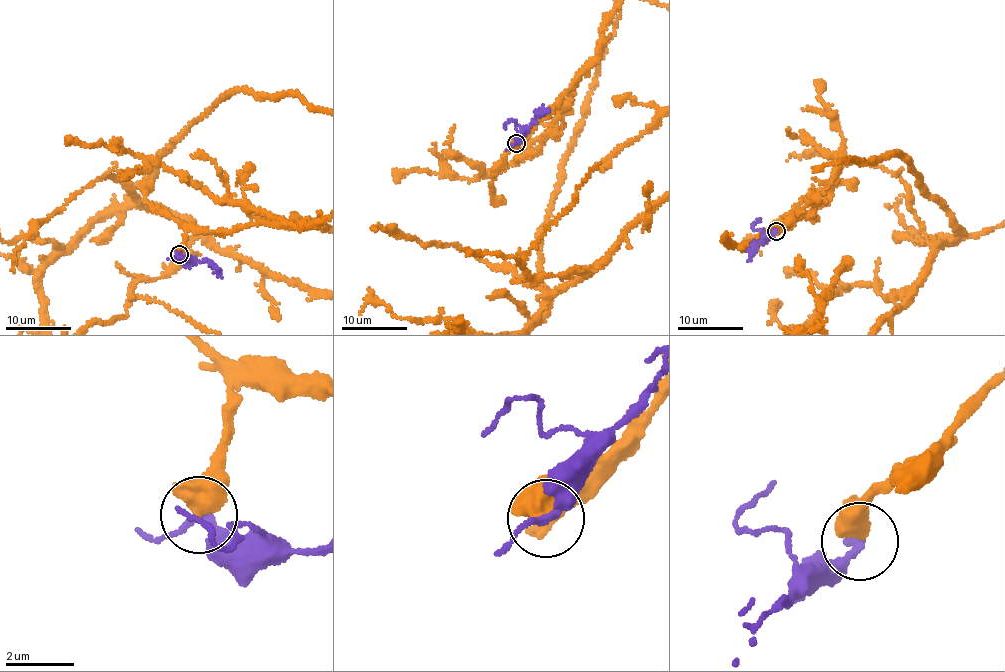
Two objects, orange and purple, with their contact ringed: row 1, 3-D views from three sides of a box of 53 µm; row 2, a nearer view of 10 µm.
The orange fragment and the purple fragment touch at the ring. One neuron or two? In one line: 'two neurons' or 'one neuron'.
two neurons

